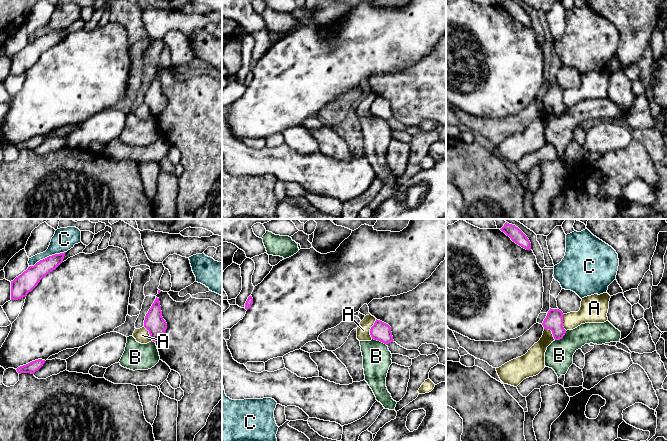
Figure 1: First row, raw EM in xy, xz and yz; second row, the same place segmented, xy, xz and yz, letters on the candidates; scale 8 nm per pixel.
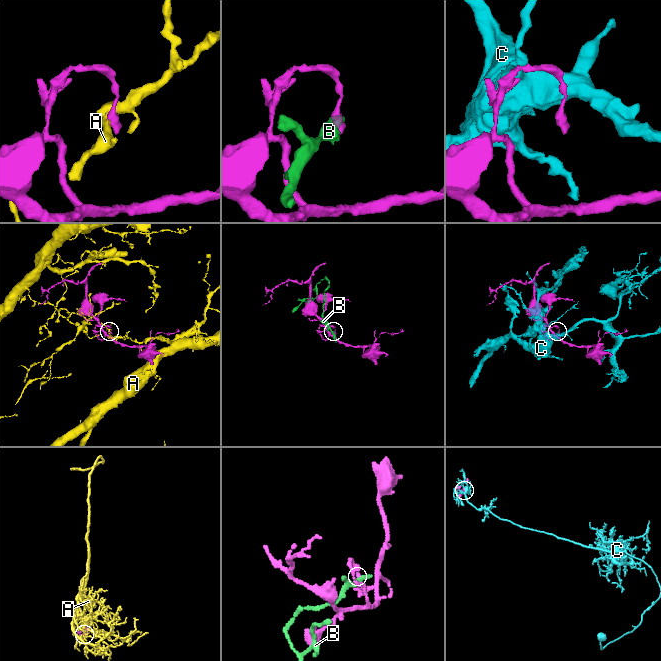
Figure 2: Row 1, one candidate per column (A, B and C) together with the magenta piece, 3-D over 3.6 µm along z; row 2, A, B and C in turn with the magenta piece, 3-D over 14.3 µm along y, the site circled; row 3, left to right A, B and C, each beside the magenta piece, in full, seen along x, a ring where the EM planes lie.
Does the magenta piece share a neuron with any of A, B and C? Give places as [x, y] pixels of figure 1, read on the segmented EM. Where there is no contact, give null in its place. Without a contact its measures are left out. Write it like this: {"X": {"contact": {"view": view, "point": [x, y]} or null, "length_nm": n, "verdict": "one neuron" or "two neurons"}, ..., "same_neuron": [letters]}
{"A": {"contact": {"view": "xz", "point": [370, 329]}, "length_nm": 170, "verdict": "two neurons"}, "B": {"contact": {"view": "xz", "point": [379, 340]}, "length_nm": 130, "verdict": "two neurons"}, "C": {"contact": {"view": "xy", "point": [47, 257]}, "length_nm": 320, "verdict": "two neurons"}, "same_neuron": []}

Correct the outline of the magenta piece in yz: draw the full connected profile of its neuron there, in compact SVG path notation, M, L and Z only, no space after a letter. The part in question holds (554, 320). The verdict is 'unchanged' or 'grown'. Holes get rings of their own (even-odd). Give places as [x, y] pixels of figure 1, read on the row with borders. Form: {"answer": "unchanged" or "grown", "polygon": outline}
{"answer": "unchanged", "polygon": "M551 309L548 311L542 325L544 329L552 331L555 340L560 340L566 333L563 327L563 312L559 309Z"}

